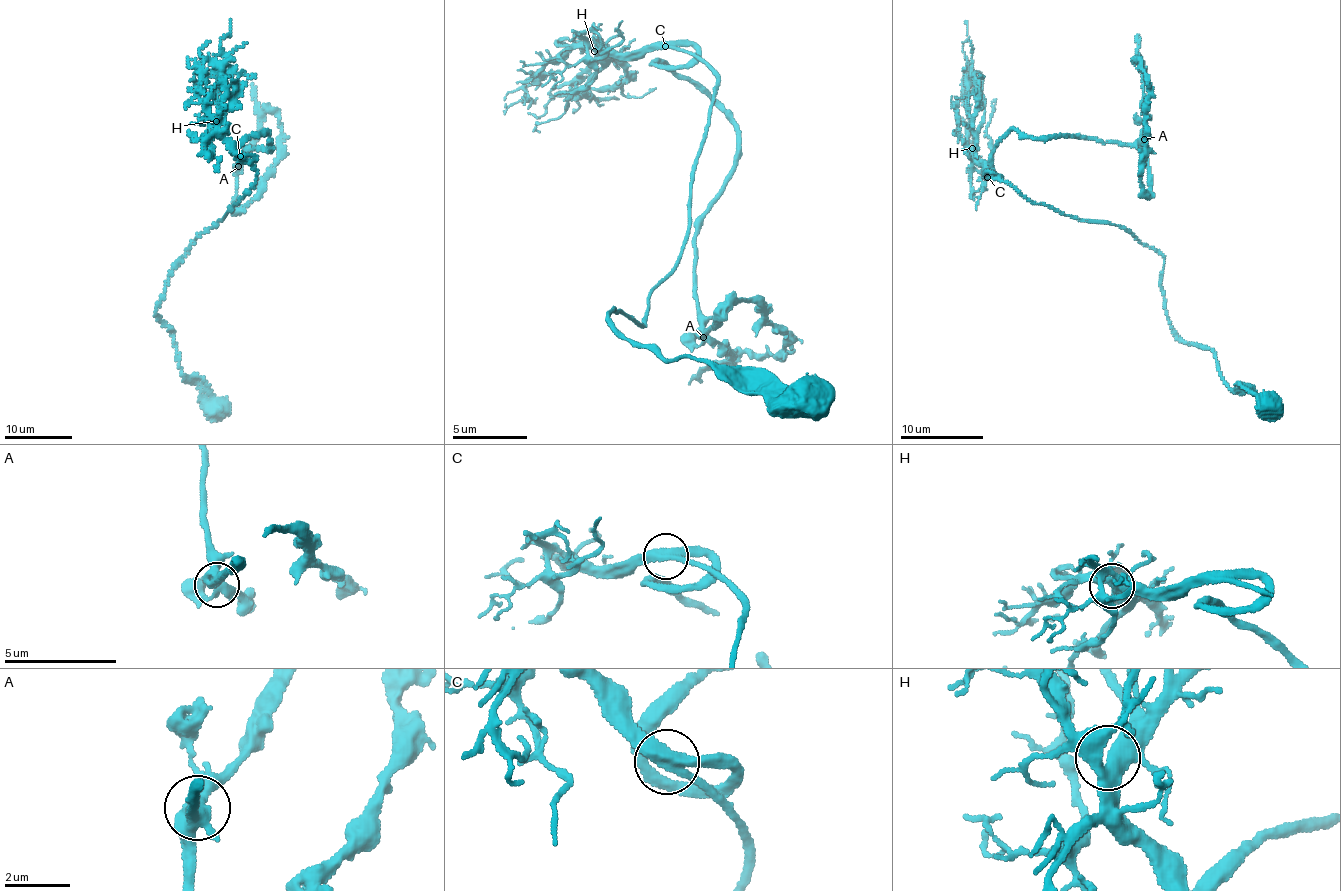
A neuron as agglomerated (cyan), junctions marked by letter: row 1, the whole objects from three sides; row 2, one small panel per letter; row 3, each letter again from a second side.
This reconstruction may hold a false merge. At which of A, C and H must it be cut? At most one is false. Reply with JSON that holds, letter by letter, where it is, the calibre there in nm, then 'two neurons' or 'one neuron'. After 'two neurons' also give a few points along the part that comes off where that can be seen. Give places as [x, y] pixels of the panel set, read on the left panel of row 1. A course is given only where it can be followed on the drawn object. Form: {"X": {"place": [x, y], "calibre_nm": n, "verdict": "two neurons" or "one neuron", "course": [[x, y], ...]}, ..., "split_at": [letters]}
{"A": {"place": [238, 166], "calibre_nm": 360, "verdict": "one neuron"}, "C": {"place": [240, 156], "calibre_nm": 360, "verdict": "one neuron"}, "H": {"place": [216, 121], "calibre_nm": 420, "verdict": "one neuron"}, "split_at": []}

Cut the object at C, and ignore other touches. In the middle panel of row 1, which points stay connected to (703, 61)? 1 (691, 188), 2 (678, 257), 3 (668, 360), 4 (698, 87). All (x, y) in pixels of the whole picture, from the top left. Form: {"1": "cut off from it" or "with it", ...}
{"1": "with it", "2": "with it", "3": "with it", "4": "cut off from it"}

